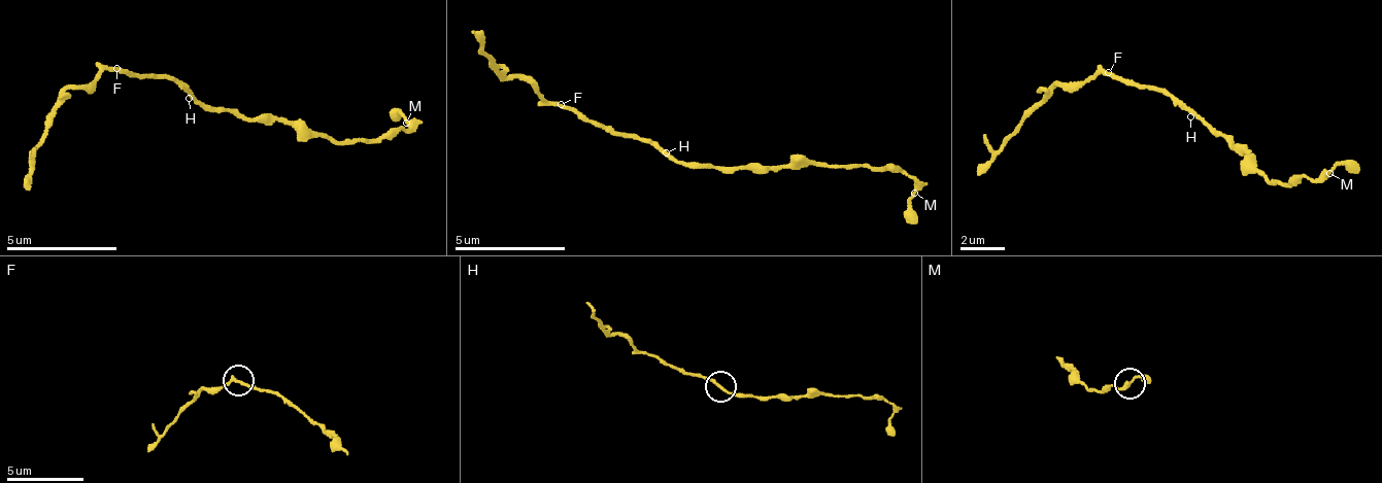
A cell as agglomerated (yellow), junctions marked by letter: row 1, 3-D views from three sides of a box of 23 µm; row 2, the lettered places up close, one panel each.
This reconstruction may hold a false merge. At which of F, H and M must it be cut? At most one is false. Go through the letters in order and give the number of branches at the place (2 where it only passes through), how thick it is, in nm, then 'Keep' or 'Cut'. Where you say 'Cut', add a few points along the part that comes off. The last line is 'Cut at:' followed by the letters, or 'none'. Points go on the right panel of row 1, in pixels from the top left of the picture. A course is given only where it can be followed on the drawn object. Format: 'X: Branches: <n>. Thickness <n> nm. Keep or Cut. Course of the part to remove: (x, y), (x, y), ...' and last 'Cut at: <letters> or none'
F: Branches: 2. Thickness 180 nm. Cut. Course of the part to remove: (1107, 71), (1057, 83), (1015, 136), (976, 174)
H: Branches: 2. Thickness 180 nm. Keep
M: Branches: 2. Thickness 220 nm. Keep
Cut at: F

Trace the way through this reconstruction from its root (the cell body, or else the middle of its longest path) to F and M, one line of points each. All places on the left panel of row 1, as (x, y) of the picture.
F: (186, 93), (169, 77), (138, 80), (135, 75), (127, 76), (124, 71), (119, 71), (115, 66)
M: (186, 93), (200, 107), (300, 119), (315, 135), (336, 140), (393, 138), (408, 124)

